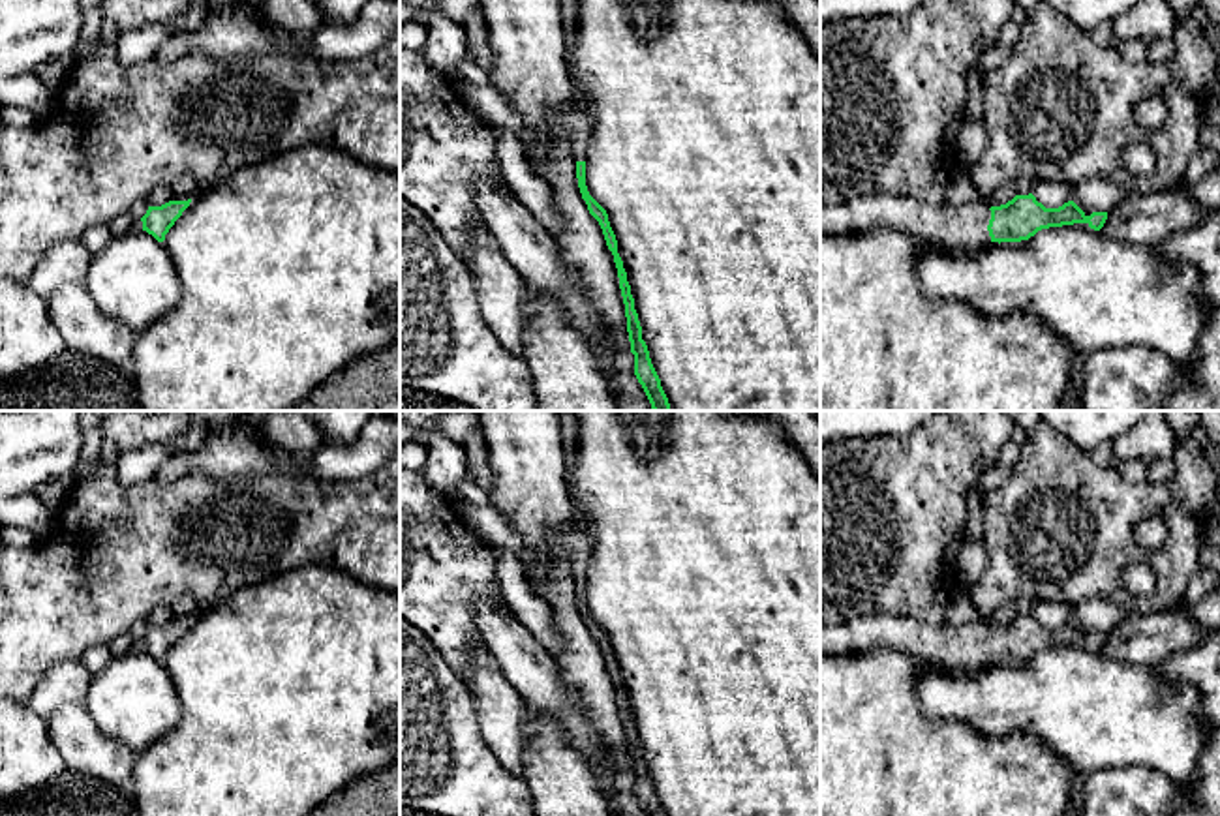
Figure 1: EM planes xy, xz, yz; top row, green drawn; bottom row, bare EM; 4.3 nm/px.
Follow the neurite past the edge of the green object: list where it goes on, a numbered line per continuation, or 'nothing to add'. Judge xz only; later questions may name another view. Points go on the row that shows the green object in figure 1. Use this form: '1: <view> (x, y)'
1: xz (575, 122)

